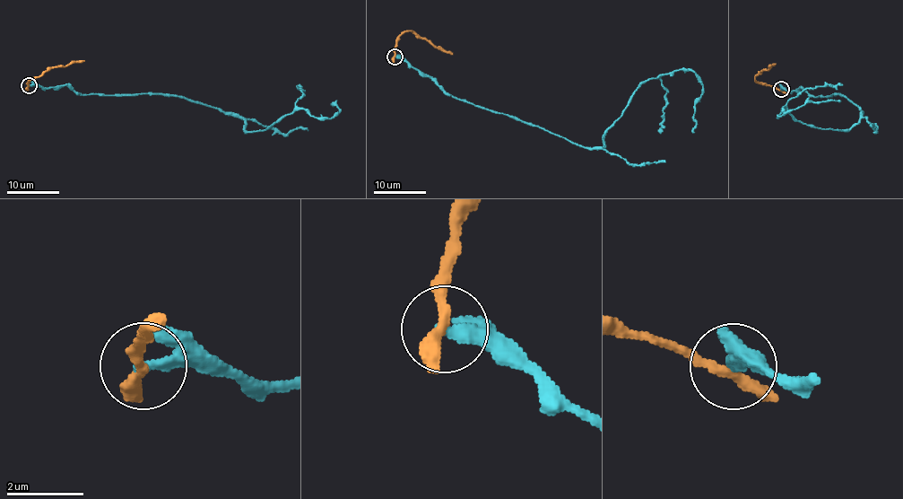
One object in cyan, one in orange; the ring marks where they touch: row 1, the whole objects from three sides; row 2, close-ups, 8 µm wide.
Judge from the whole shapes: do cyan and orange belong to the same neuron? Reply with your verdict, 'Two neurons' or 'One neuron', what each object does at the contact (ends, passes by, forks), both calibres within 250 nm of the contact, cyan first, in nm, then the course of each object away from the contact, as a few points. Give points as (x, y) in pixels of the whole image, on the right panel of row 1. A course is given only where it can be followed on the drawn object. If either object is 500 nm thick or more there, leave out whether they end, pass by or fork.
Two neurons. At the ring cyan ends. At the ring orange passes by. Thickness 320 nm (cyan) against 280 nm. Course of cyan: (781, 89), (840, 94), (862, 111), (847, 129), (806, 125), (783, 107), (777, 116), (811, 101), (840, 101). Course of orange: (781, 89), (755, 81), (761, 70), (767, 70), (775, 63)

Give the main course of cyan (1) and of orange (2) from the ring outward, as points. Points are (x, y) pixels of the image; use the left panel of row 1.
1: (29, 85), (171, 94), (237, 113), (247, 131), (300, 109), (332, 118), (339, 109), (331, 104)
2: (29, 85), (29, 81), (55, 66), (65, 66), (84, 60)

